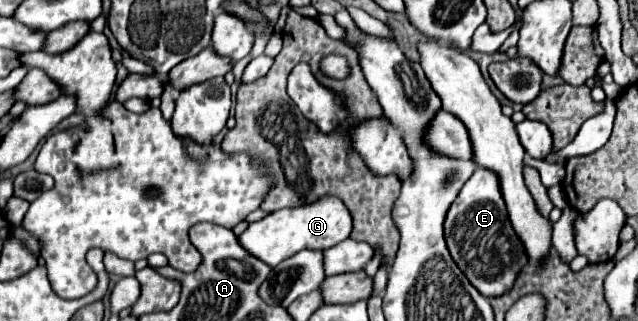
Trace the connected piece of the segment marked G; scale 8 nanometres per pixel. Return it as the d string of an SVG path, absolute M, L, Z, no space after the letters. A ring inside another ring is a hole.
M326 196L310 206L298 206L298 208L286 208L276 210L268 216L264 216L258 222L248 224L248 228L238 236L240 246L252 254L254 258L262 260L268 266L276 266L278 262L294 256L296 252L308 248L308 250L326 250L334 244L348 238L352 230L352 218L342 200L334 196Z

